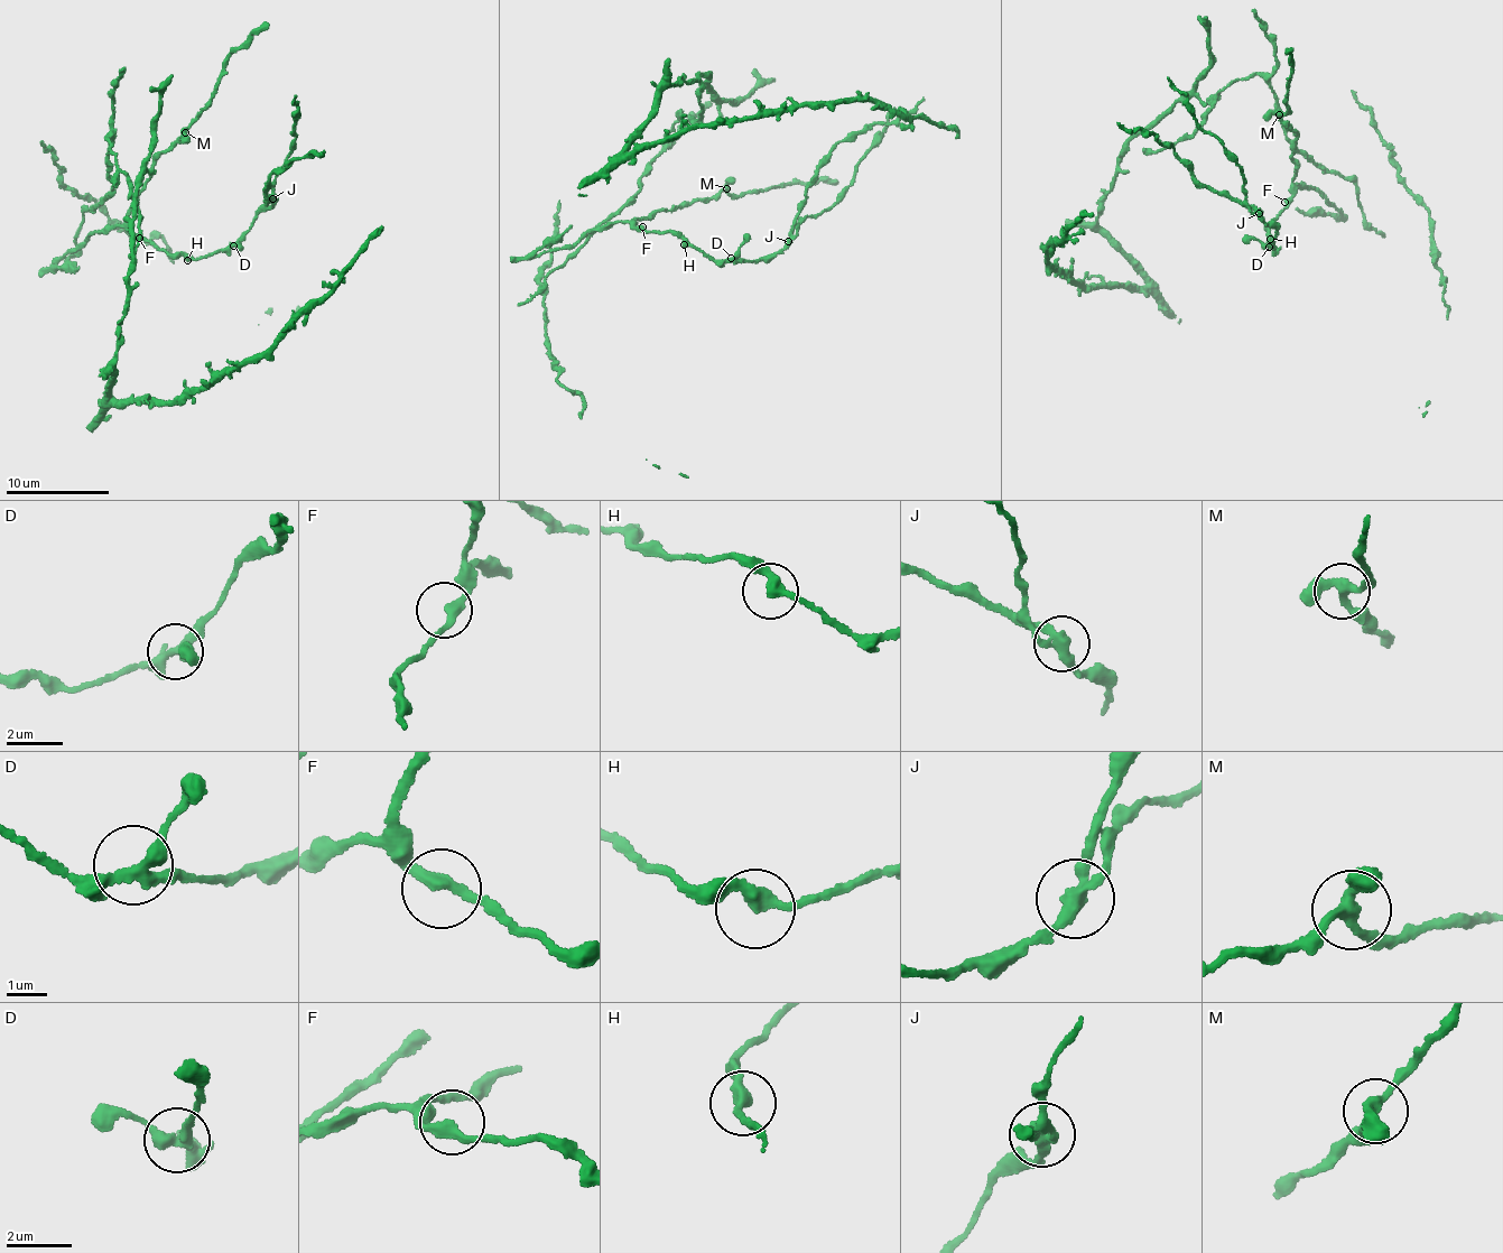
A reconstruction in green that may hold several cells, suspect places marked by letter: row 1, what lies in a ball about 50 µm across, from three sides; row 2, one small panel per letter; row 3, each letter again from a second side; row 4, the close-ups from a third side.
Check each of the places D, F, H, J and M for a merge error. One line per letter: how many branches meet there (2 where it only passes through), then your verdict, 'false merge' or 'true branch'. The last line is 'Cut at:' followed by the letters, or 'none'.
D: branches 3; true branch
F: branches 2; true branch
H: branches 2; true branch
J: branches 2; false merge
M: branches 3; true branch
Cut at: J

